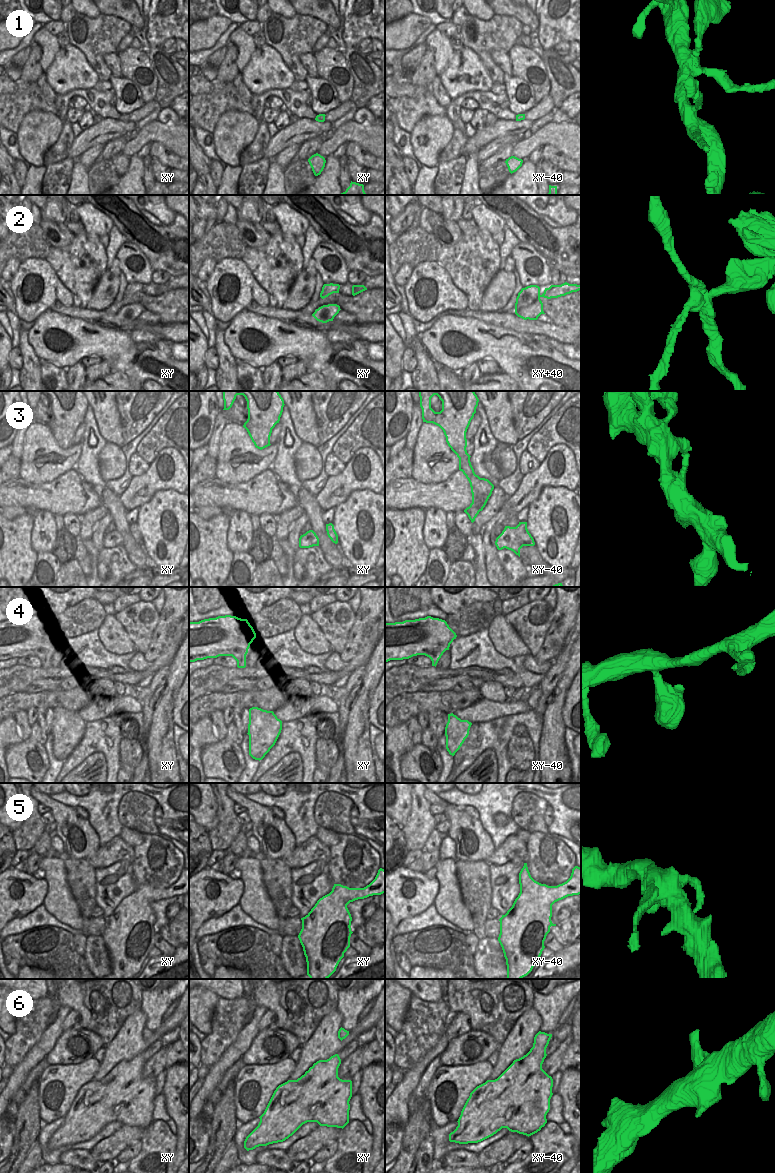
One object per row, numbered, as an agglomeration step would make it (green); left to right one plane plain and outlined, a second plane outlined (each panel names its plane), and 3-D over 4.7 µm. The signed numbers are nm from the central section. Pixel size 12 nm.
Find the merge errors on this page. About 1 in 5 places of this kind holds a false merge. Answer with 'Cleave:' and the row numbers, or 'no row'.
Cleave: 2.

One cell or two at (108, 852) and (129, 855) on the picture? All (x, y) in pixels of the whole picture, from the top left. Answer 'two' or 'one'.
one

